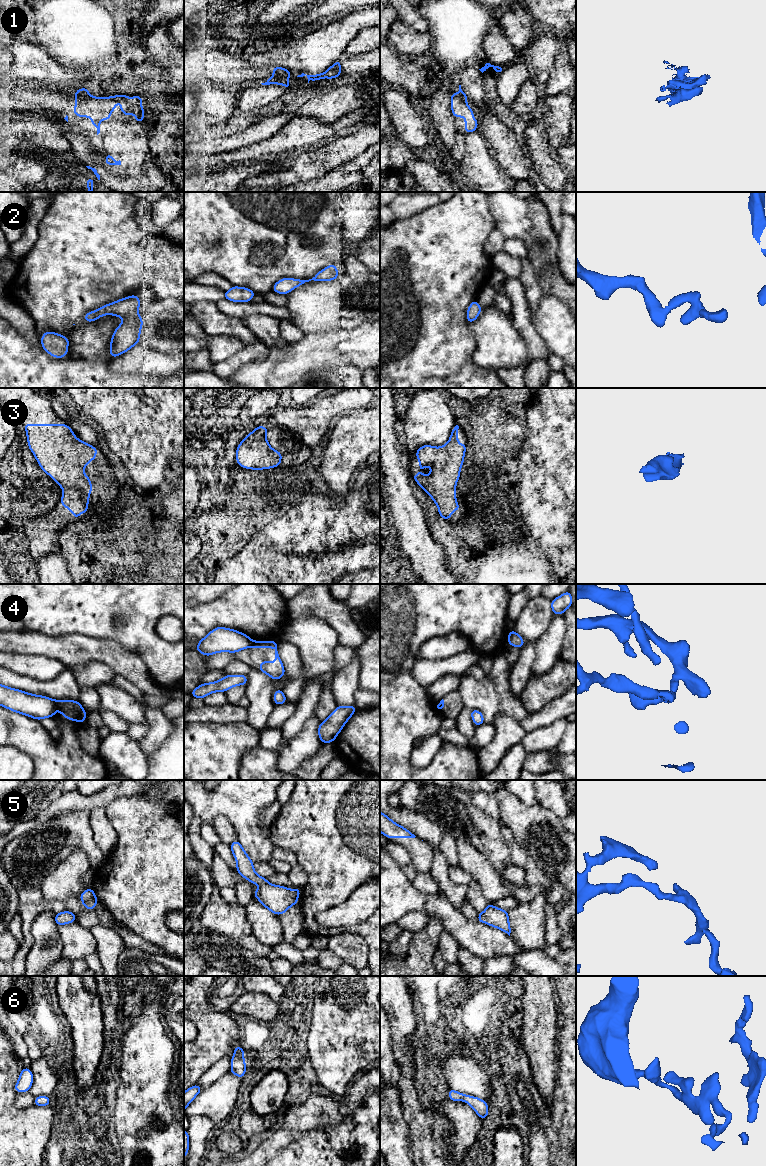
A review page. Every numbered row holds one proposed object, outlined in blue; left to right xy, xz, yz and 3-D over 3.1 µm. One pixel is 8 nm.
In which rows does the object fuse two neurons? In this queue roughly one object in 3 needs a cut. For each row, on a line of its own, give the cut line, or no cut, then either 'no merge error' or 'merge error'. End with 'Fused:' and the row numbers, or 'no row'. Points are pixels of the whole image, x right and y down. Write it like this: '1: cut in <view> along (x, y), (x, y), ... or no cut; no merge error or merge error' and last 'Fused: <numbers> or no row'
1: cut in xy along (91, 96), (76, 97); merge error
2: no cut; no merge error
3: no cut; no merge error
4: cut in xy along (51, 699), (56, 709); merge error
5: no cut; no merge error
6: no cut; no merge error
Fused: 1, 4

